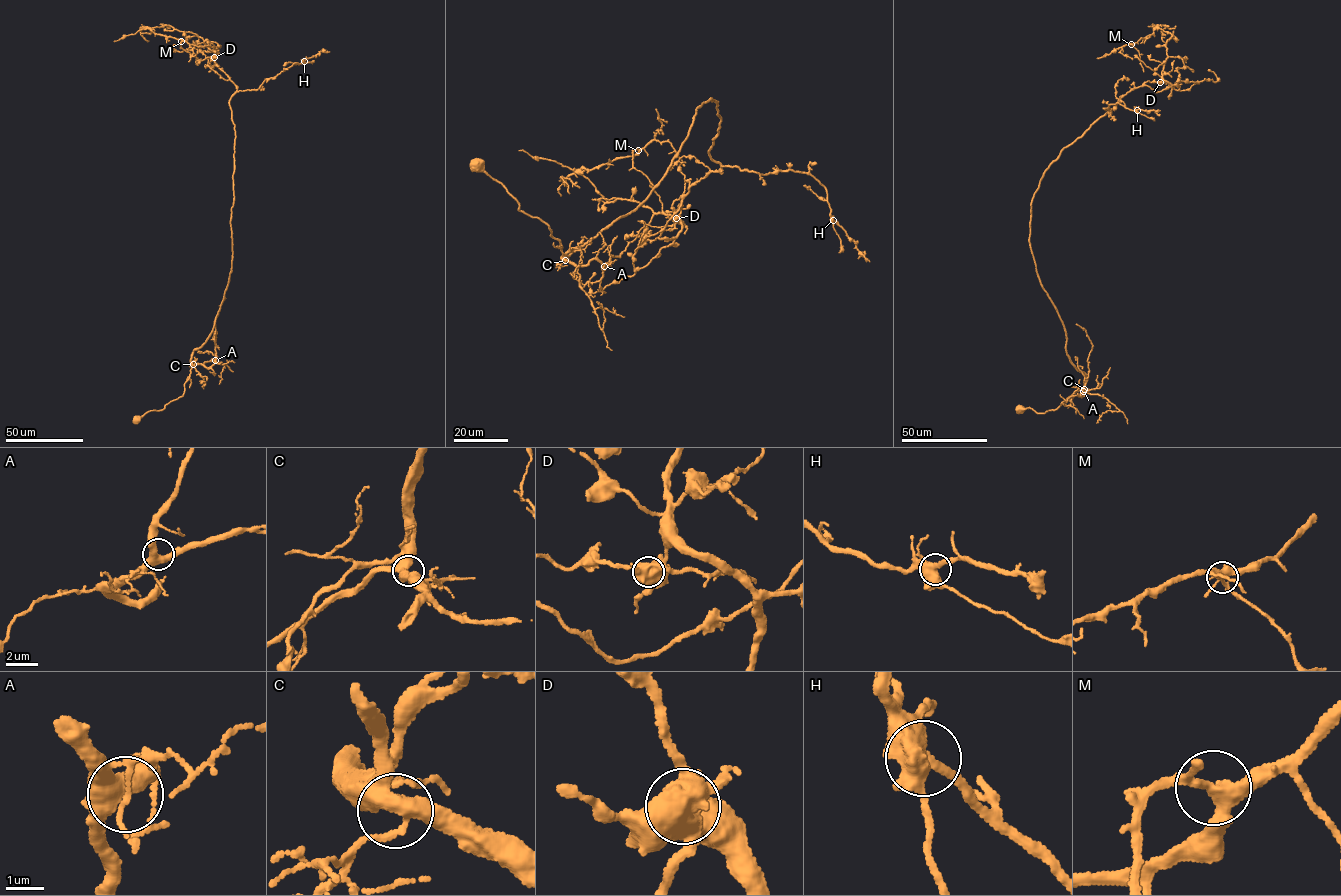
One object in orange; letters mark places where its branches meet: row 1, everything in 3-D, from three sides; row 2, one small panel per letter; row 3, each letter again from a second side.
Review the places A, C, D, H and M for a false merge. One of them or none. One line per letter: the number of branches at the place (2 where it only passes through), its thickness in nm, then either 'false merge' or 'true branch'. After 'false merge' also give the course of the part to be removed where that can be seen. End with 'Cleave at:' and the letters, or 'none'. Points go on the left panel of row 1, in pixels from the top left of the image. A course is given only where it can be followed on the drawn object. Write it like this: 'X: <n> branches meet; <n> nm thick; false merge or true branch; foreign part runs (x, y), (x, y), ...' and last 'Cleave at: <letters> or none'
A: 4 branches meet; 400 nm thick; true branch
C: 4 branches meet; 460 nm thick; true branch
D: 4 branches meet; 700 nm thick; false merge; foreign part runs (215, 58), (215, 53), (193, 33), (166, 25), (150, 29), (187, 42), (193, 53), (188, 61)
H: 5 branches meet; 480 nm thick; true branch
M: 4 branches meet; 360 nm thick; true branch
Cleave at: D

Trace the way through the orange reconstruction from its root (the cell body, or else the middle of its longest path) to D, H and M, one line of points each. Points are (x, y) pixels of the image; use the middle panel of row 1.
D: (477, 165), (548, 226), (562, 258), (643, 202), (712, 97), (721, 168), (672, 204), (676, 218)
H: (477, 165), (548, 226), (562, 258), (643, 202), (712, 97), (721, 121), (710, 157), (808, 173), (833, 220)
M: (477, 165), (562, 258), (643, 202), (717, 102), (721, 168), (677, 220), (580, 170), (638, 150)

